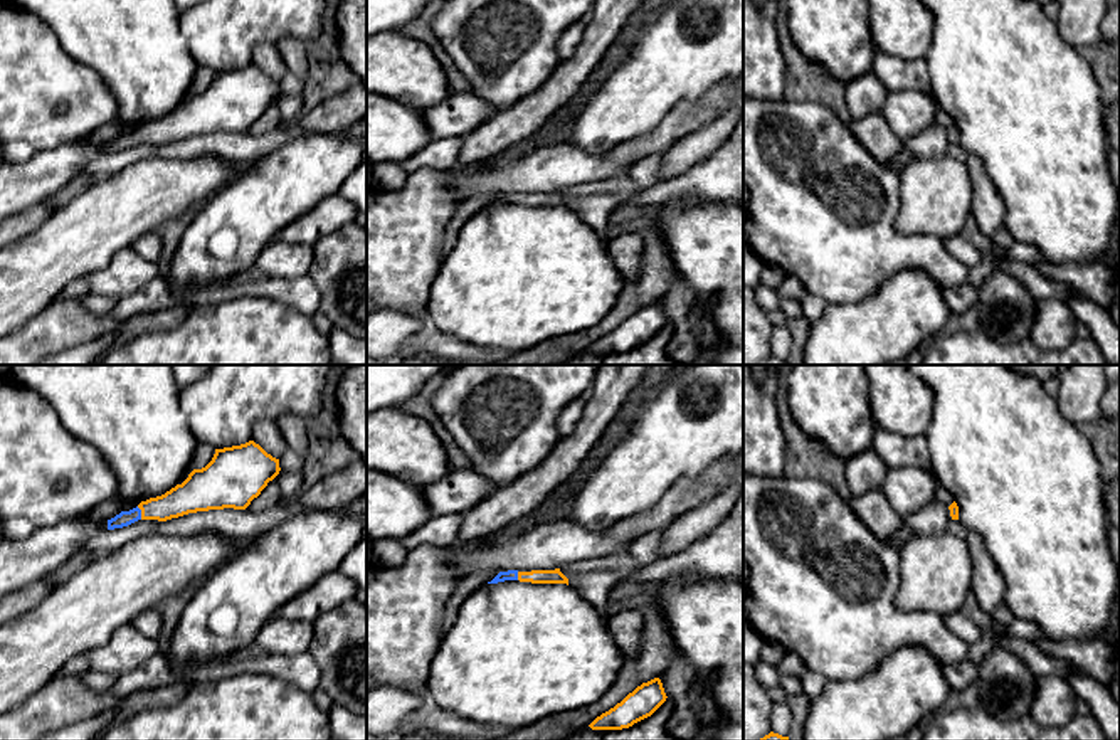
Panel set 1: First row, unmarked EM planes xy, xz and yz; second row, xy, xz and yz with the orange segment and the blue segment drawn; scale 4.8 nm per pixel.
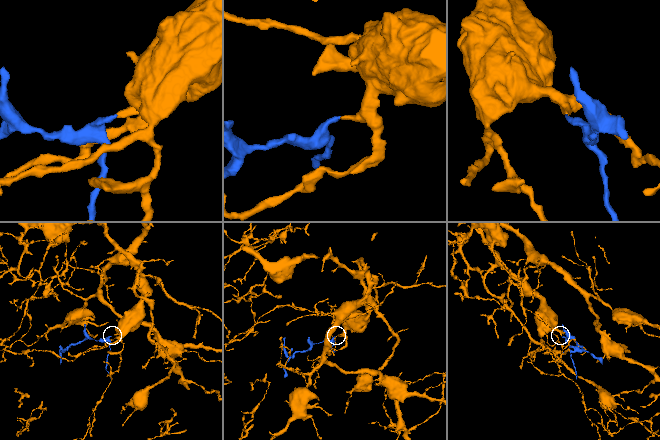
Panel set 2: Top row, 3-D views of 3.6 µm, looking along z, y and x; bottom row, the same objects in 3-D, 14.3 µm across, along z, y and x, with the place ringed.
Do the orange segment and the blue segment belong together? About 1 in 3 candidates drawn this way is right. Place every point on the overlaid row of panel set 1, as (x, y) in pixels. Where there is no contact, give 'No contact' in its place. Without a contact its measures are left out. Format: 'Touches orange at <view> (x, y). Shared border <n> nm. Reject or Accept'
Touches orange at xy (142, 513). Shared border 70 nm. Accept

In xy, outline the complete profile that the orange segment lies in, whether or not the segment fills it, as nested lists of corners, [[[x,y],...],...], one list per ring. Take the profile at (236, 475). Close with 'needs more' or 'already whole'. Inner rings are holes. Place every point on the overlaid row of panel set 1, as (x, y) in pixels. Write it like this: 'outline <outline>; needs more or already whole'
outline [[[254,441],[215,449],[205,468],[193,469],[182,484],[165,494],[141,501],[136,508],[108,520],[108,530],[138,520],[166,521],[197,511],[246,510],[279,471],[279,459]]]; needs more

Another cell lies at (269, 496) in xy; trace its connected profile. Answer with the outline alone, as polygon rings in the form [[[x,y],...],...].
[[[276,476],[272,481],[267,483],[267,486],[261,491],[261,494],[251,501],[247,510],[256,513],[267,511],[274,508],[276,505],[279,505],[281,498],[283,496],[281,496],[277,476]]]

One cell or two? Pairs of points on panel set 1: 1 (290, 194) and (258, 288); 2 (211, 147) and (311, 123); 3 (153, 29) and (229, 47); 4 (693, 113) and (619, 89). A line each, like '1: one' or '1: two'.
1: two
2: two
3: two
4: one

